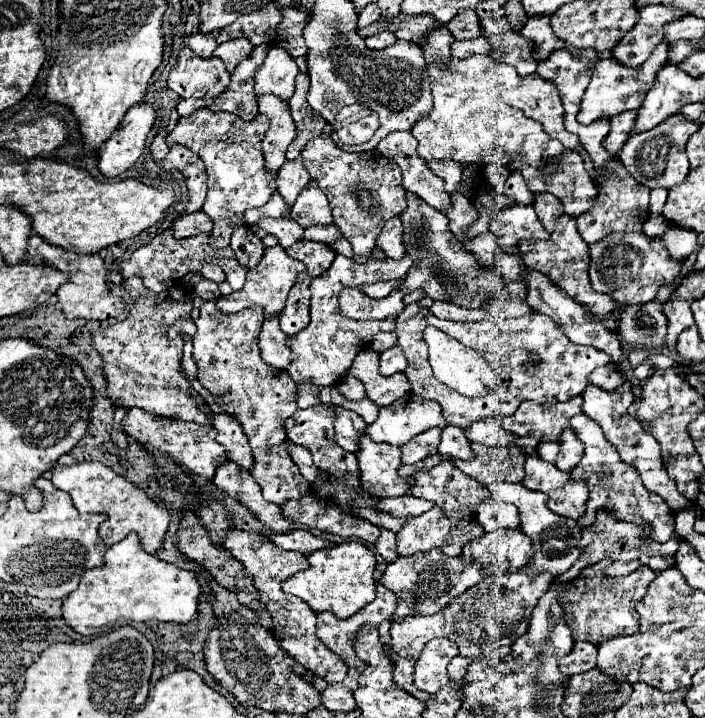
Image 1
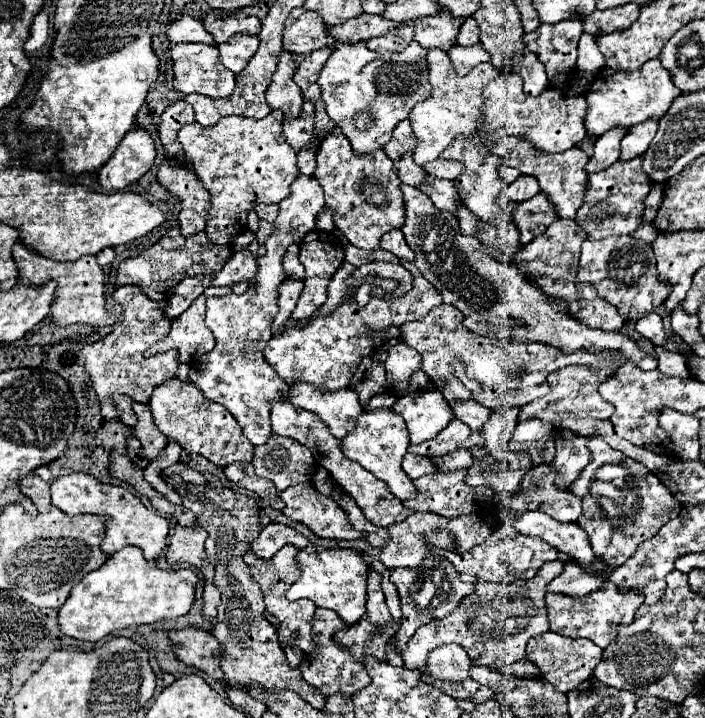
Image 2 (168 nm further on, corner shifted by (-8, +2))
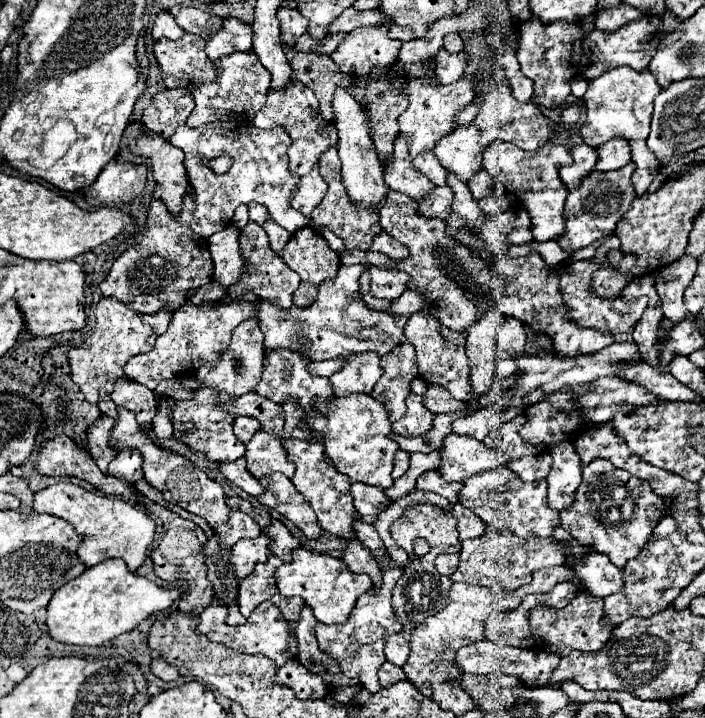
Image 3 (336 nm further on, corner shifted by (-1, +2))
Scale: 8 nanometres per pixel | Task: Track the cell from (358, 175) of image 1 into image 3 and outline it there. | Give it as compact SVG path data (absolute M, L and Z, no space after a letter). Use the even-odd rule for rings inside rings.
M330 148L330 150L326 150L322 154L322 158L320 158L320 176L326 180L328 192L322 198L320 206L316 206L316 212L312 212L312 224L332 230L336 236L340 236L344 240L348 250L352 250L352 248L370 250L372 238L376 236L376 228L378 228L378 214L376 212L368 212L364 208L354 208L352 202L348 200L348 194L346 194L346 190L342 186L340 160L338 160L336 148Z

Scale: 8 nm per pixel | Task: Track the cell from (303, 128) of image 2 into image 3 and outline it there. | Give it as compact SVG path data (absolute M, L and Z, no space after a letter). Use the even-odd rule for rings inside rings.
M290 82L284 88L270 90L265 105L253 120L253 125L264 130L273 129L276 126L286 128L286 132L292 138L292 144L290 144L290 150L288 150L290 168L298 176L308 174L312 170L312 166L320 160L320 156L328 148L336 146L336 126L320 116L316 96L310 92L308 86L304 86L300 82Z

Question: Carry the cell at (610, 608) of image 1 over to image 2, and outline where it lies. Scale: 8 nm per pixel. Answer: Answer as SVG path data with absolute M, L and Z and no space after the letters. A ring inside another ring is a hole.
M607 580L599 590L587 596L567 596L567 594L547 592L545 602L547 602L547 616L549 616L551 632L557 632L569 638L589 638L599 648L607 648L615 640L617 628L633 622L635 610L639 608L639 604L643 604L643 596L639 596L639 592L635 590L623 592L621 588L615 588L611 580Z

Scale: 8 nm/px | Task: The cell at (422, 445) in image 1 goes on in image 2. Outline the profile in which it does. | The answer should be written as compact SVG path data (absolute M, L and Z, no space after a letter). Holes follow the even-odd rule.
M451 420L451 424L447 424L447 428L443 428L435 438L417 446L409 446L409 452L415 456L433 458L439 454L447 454L455 448L473 448L473 446L483 446L481 432L469 430L461 420Z

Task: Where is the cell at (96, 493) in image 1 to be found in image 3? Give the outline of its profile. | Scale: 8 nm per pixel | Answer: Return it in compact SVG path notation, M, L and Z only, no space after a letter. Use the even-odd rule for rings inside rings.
M58 482L36 492L32 510L36 514L52 514L74 524L76 532L80 532L84 538L78 550L78 558L80 562L84 562L86 568L108 558L122 558L128 570L136 572L144 564L146 550L154 540L156 526L154 526L154 520L146 512L142 512L140 508L124 500L106 498L70 482Z

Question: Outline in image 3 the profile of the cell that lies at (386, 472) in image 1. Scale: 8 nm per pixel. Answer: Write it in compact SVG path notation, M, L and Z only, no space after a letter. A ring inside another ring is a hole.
M368 394L342 396L332 404L316 404L316 416L306 418L310 428L324 438L324 452L340 474L346 474L350 482L364 482L378 488L392 486L392 460L398 444L390 438L390 420L382 404Z

